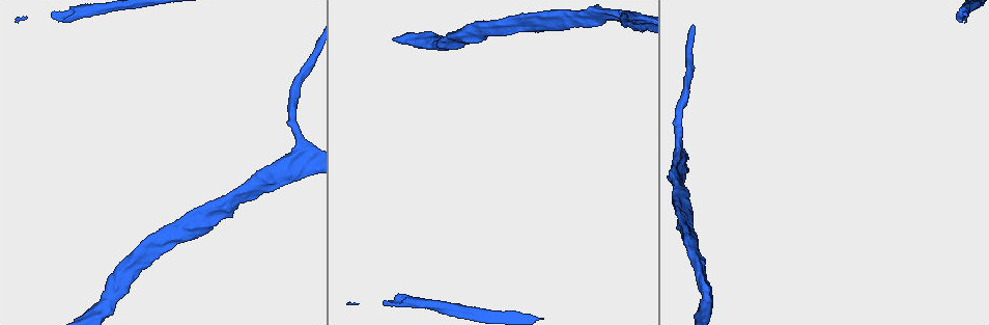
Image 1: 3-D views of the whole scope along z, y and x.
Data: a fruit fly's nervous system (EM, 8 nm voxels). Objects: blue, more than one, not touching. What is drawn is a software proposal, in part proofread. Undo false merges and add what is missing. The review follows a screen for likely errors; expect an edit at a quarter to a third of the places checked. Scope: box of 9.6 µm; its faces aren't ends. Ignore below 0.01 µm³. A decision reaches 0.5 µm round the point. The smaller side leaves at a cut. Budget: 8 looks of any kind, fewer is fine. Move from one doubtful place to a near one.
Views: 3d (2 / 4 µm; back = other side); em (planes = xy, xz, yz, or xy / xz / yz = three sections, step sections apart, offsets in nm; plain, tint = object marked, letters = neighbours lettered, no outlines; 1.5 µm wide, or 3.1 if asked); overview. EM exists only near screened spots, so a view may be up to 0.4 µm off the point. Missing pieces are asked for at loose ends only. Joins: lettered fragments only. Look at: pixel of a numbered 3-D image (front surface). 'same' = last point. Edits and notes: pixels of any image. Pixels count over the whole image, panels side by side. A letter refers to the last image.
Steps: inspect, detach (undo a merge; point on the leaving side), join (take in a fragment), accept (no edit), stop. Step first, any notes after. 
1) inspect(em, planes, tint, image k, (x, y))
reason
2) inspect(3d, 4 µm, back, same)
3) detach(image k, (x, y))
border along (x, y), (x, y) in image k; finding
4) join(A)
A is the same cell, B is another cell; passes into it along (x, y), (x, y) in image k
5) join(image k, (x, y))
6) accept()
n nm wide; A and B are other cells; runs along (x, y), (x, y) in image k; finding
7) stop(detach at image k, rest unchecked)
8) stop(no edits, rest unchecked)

inspect(3d, 4 µm, image 1, (384, 302))
long arm stops here

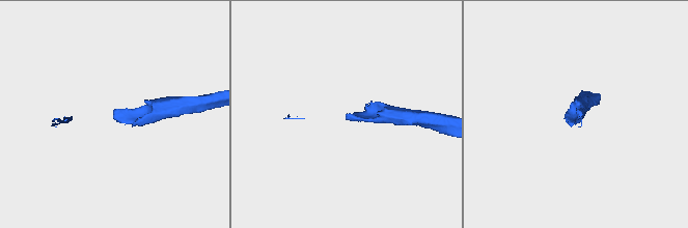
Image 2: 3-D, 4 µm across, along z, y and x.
inspect(em, xy, step 8, tint, image 2, (347, 119))
now the EM

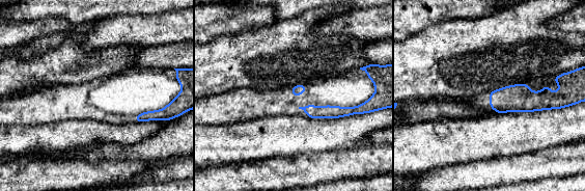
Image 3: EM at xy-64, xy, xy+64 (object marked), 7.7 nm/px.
inspect(em, xy, step 8, letters, same)
see the neighbours

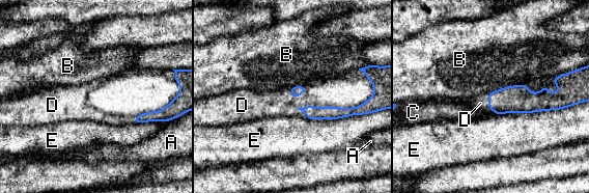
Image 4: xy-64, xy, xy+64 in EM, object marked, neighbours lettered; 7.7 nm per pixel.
join(D)
D is the same cell, A, B, C and E are other cells; it goes on there

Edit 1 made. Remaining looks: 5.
inspect(3d, 2 µm, image 1, (522, 14))
an open end

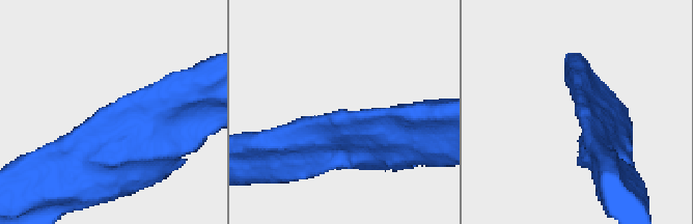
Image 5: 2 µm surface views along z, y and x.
inspect(em, planes, letters, image 5, (338, 110))
arms of 220, 320 nm; shape alone is not enough

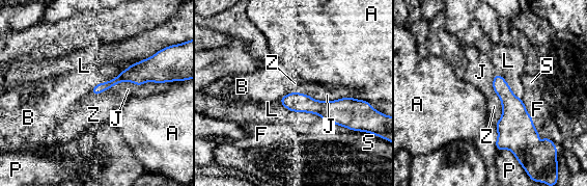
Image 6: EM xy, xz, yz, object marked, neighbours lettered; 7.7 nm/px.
accept()
A, B, F, J, L, P, S and Z are other cells; border along (492, 86), (501, 104), (496, 123) in image 6; no lettered fragment goes on from it

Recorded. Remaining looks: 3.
inspect(3d, 2 µm, image 1, (686, 190))
free end

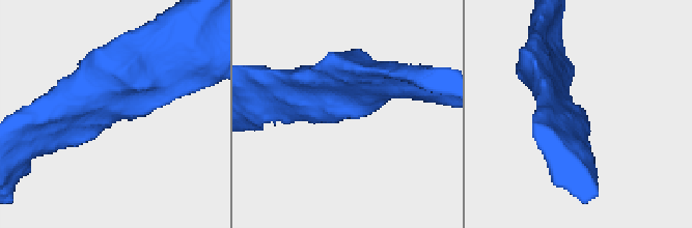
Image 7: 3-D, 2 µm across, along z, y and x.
inspect(em, xz, step 4, letters, image 7, (372, 108))
need the tissue

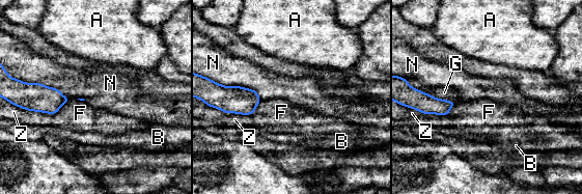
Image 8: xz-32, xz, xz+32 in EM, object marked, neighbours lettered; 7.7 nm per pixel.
accept()
N touches over 400 nm; A, B, F, G, N and Z are other cells; none of them fits

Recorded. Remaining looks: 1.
stop(join at image 4, rest unchecked)

